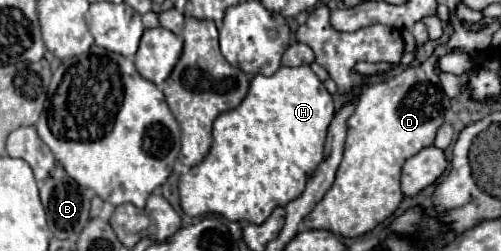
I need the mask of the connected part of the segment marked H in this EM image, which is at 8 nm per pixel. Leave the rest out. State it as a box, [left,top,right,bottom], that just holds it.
[179,65,333,225]

